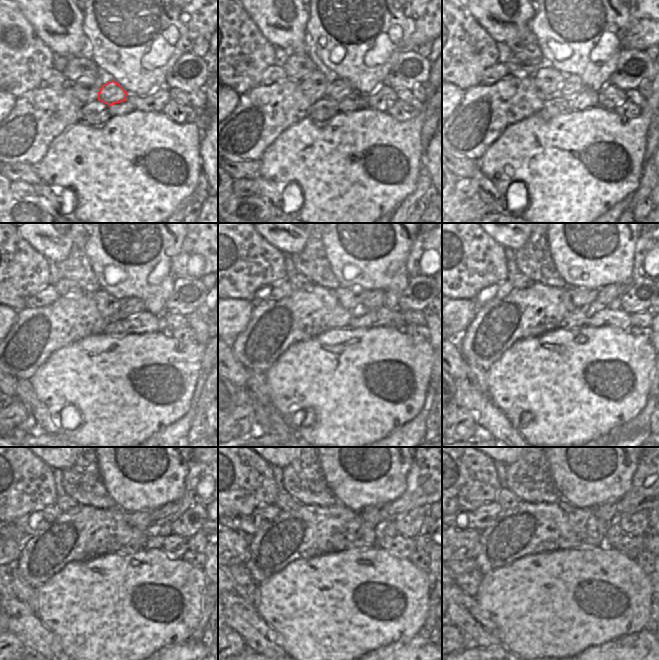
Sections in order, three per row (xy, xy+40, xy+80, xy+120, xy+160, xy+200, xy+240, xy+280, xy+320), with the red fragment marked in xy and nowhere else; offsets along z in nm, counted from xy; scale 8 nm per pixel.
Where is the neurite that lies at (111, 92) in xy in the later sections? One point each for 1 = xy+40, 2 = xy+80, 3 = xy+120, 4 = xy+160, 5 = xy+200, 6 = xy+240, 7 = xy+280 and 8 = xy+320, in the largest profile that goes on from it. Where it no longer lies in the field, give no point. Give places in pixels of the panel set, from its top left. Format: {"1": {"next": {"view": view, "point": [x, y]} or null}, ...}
{"1": {"next": {"view": "xy+40", "point": [339, 89]}}, "2": {"next": {"view": "xy+80", "point": [572, 84]}}, "3": {"next": {"view": "xy+120", "point": [129, 307]}}, "4": {"next": {"view": "xy+160", "point": [368, 300]}}, "5": {"next": {"view": "xy+200", "point": [645, 266]}}, "6": {"next": {"view": "xy+240", "point": [197, 485]}}, "7": {"next": {"view": "xy+280", "point": [421, 490]}}, "8": {"next": {"view": "xy+320", "point": [645, 493]}}}

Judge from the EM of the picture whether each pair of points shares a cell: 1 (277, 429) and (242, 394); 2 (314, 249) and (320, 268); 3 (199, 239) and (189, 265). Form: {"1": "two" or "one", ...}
{"1": "one", "2": "one", "3": "one"}

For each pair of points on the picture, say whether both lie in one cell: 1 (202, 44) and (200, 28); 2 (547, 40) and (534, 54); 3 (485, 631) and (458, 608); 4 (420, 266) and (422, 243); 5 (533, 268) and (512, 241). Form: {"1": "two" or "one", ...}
{"1": "two", "2": "two", "3": "one", "4": "one", "5": "two"}

